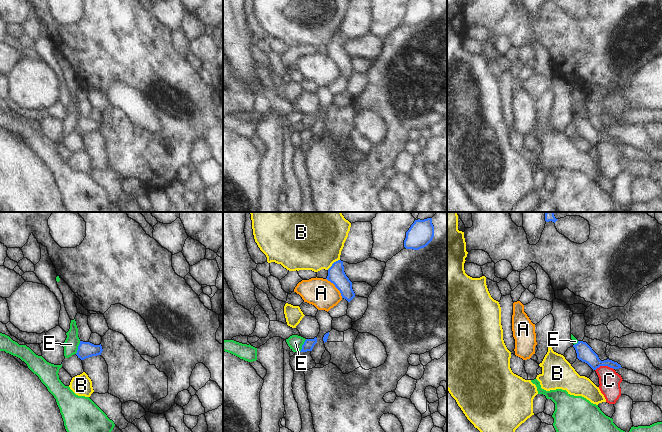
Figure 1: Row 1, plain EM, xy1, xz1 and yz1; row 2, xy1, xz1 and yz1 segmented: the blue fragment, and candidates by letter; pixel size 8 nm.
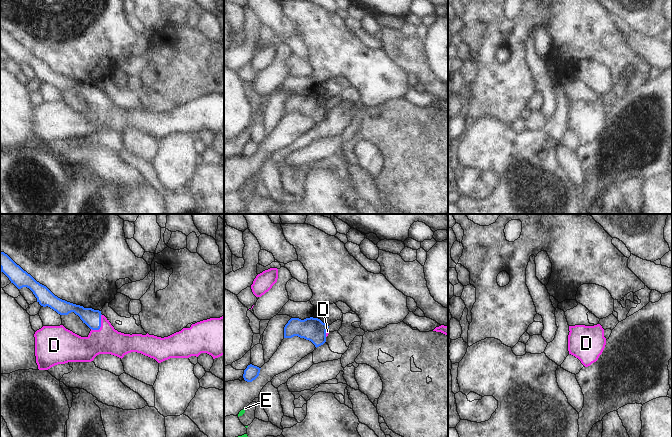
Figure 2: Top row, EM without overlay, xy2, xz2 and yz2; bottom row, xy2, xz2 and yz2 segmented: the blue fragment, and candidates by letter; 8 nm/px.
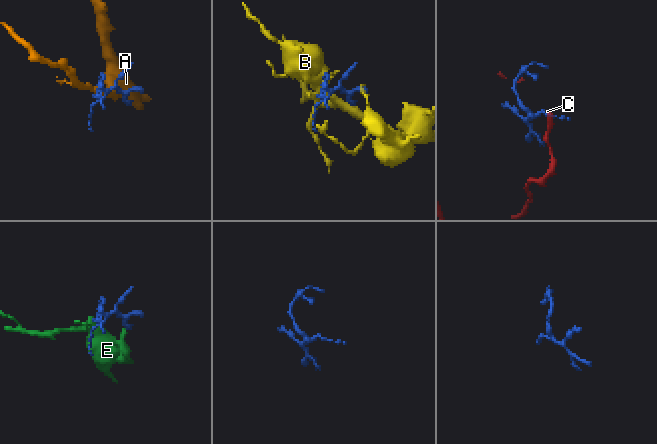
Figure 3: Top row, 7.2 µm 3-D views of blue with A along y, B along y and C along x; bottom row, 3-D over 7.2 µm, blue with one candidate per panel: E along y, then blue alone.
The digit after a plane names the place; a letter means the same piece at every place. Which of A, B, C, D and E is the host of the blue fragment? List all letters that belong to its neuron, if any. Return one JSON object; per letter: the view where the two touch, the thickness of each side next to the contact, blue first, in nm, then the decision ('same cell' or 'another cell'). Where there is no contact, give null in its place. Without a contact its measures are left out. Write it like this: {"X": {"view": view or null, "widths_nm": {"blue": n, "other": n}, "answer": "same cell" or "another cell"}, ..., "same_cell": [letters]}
{"A": {"view": "xz1", "widths_nm": {"blue": 140, "other": 240}, "answer": "another cell"}, "B": {"view": "xz1", "widths_nm": {"blue": 140, "other": 380}, "answer": "another cell"}, "C": {"view": "yz1", "widths_nm": {"blue": 130, "other": 170}, "answer": "another cell"}, "D": {"view": "xy2", "widths_nm": {"blue": 140, "other": 220}, "answer": "same cell"}, "E": {"view": "xy1", "widths_nm": {"blue": 130, "other": 120}, "answer": "another cell"}, "same_cell": ["D"]}

